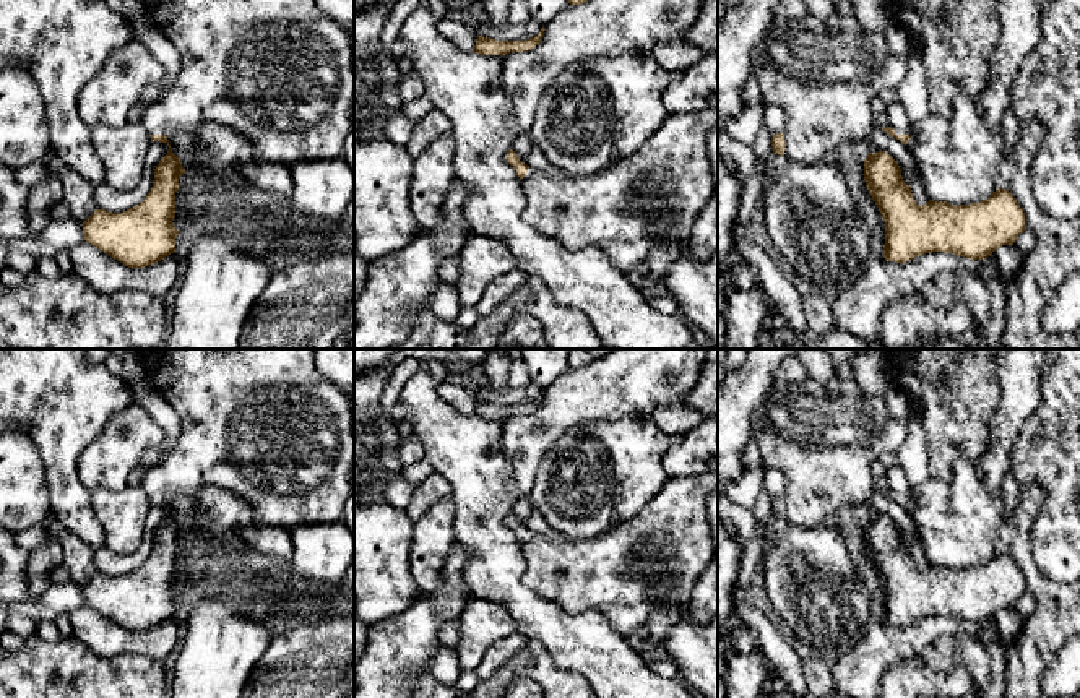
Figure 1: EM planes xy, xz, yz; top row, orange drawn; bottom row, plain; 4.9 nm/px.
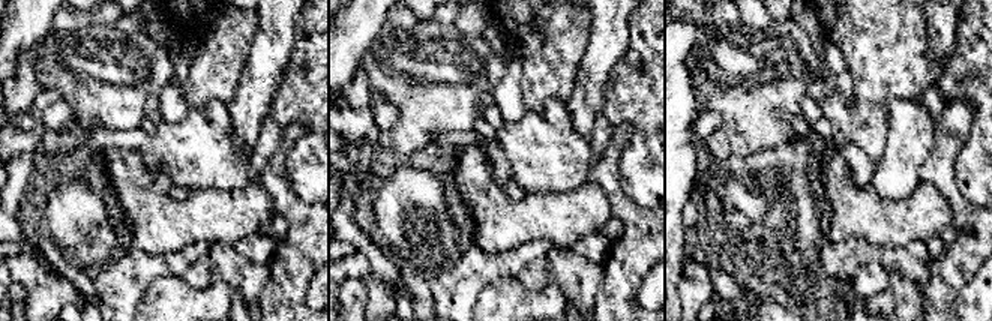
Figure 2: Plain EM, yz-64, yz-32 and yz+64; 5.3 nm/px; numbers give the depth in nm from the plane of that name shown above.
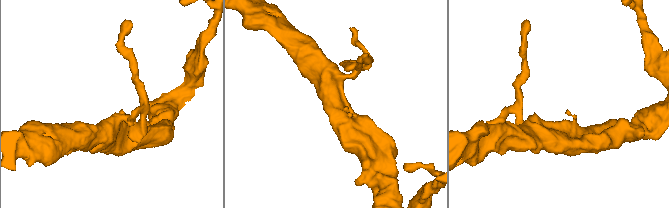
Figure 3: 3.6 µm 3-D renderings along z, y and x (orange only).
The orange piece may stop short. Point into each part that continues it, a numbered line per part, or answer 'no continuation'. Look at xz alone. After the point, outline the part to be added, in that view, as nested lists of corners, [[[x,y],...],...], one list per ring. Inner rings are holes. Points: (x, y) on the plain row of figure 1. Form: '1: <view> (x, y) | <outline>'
no continuation

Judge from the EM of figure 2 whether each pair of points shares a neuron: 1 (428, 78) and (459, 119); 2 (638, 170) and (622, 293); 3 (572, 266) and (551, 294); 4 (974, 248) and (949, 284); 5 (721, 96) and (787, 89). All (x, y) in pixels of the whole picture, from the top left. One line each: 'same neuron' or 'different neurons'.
1: same neuron
2: different neurons
3: different neurons
4: same neuron
5: same neuron

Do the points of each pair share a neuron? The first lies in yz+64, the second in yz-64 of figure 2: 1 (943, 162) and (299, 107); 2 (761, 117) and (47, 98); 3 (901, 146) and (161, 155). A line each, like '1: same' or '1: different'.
1: different
2: different
3: same

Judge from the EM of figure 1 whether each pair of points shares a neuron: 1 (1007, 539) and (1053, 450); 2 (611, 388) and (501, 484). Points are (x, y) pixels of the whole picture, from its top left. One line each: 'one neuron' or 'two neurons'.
1: two neurons
2: two neurons

